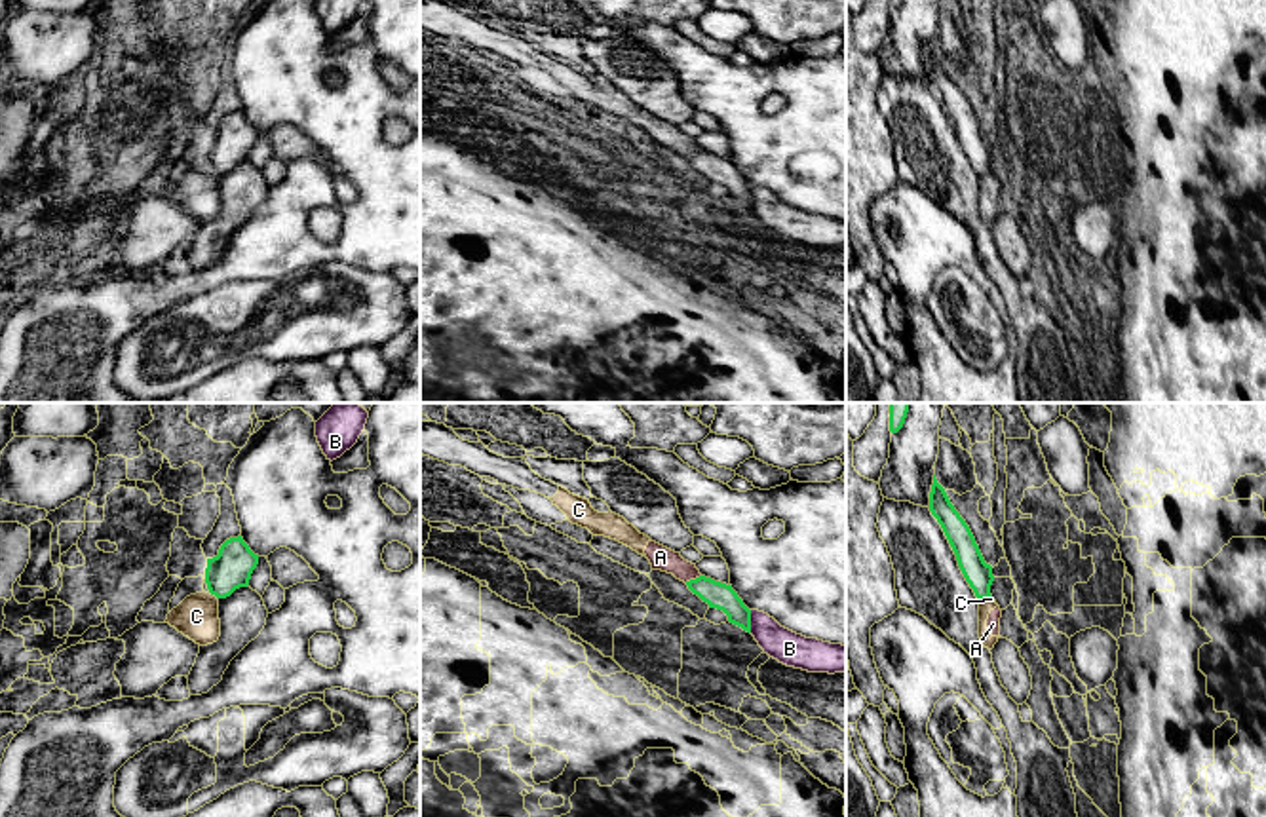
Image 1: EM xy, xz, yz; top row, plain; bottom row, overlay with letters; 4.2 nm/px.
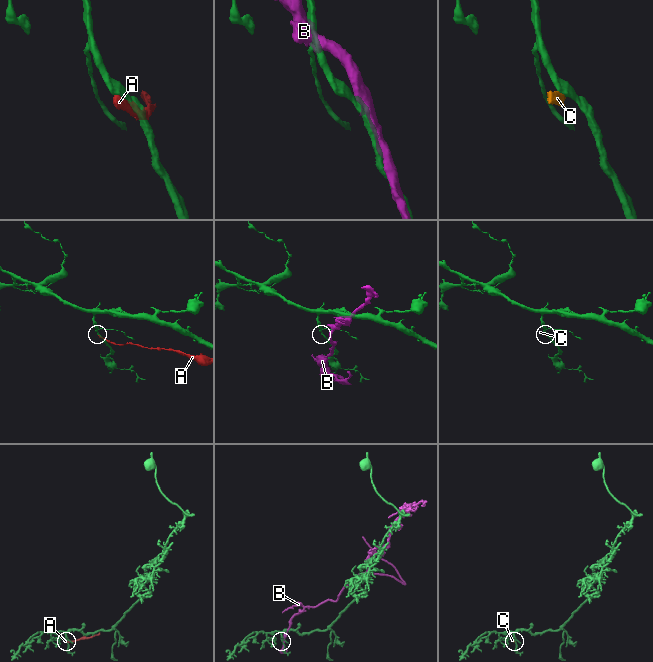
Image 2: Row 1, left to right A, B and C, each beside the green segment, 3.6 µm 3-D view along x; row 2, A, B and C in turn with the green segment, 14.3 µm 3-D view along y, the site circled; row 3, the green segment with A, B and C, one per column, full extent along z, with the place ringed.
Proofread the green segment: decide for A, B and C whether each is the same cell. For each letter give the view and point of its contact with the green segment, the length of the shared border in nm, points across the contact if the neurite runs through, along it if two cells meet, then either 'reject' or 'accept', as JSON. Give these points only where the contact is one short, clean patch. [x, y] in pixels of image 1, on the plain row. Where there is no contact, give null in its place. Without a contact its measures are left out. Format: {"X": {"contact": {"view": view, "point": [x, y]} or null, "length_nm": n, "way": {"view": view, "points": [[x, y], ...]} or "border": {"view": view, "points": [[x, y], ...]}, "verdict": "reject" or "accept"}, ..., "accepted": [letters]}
{"A": {"contact": {"view": "xz", "point": [692, 154]}, "length_nm": 80, "verdict": "reject"}, "B": {"contact": {"view": "xz", "point": [749, 196]}, "length_nm": 100, "verdict": "reject"}, "C": {"contact": {"view": "yz", "point": [985, 171]}, "length_nm": 60, "border": {"view": "yz", "points": [[991, 170], [979, 175]]}, "verdict": "reject"}, "accepted": []}

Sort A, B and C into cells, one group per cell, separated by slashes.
A C / B

